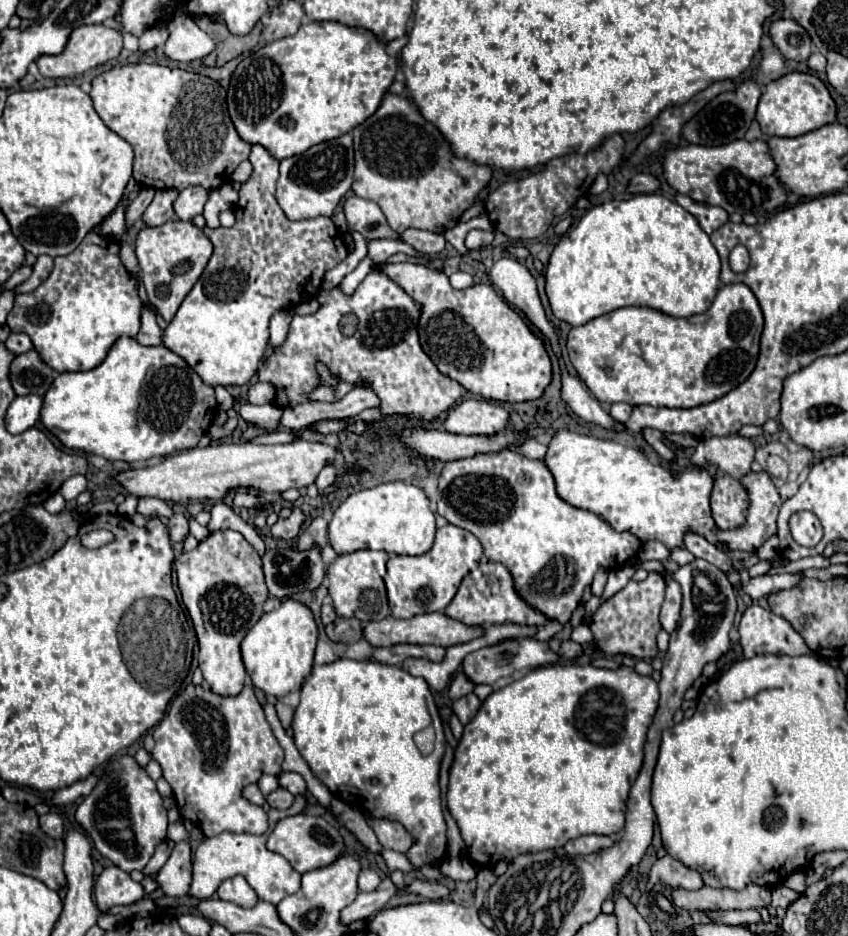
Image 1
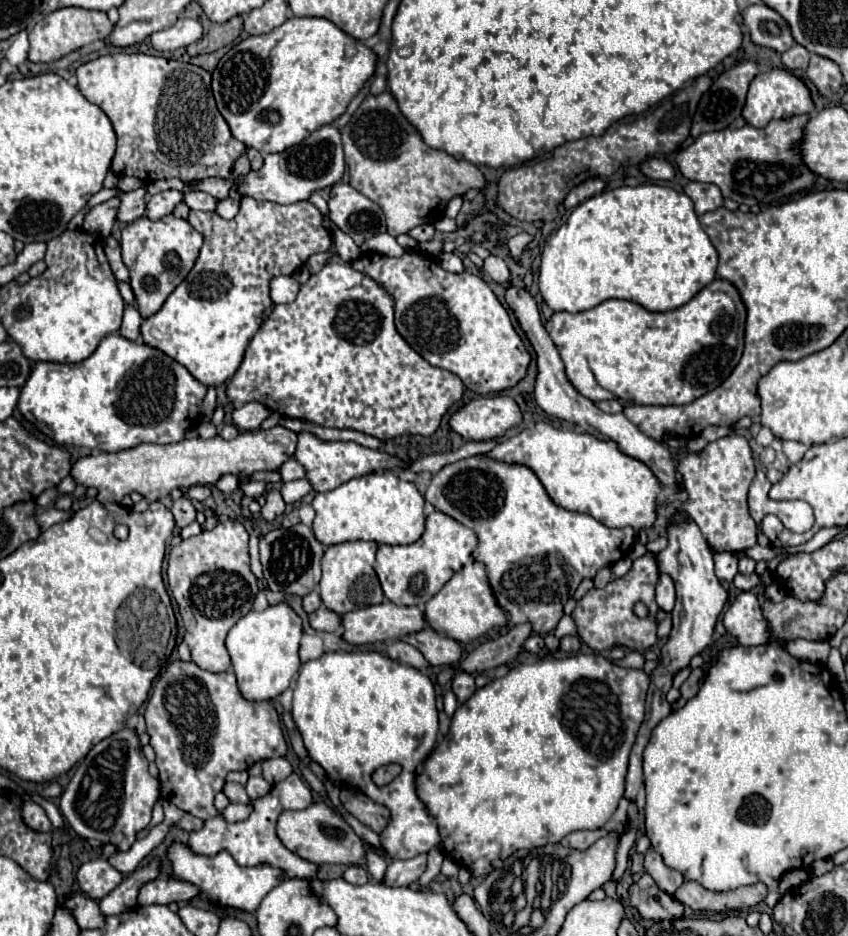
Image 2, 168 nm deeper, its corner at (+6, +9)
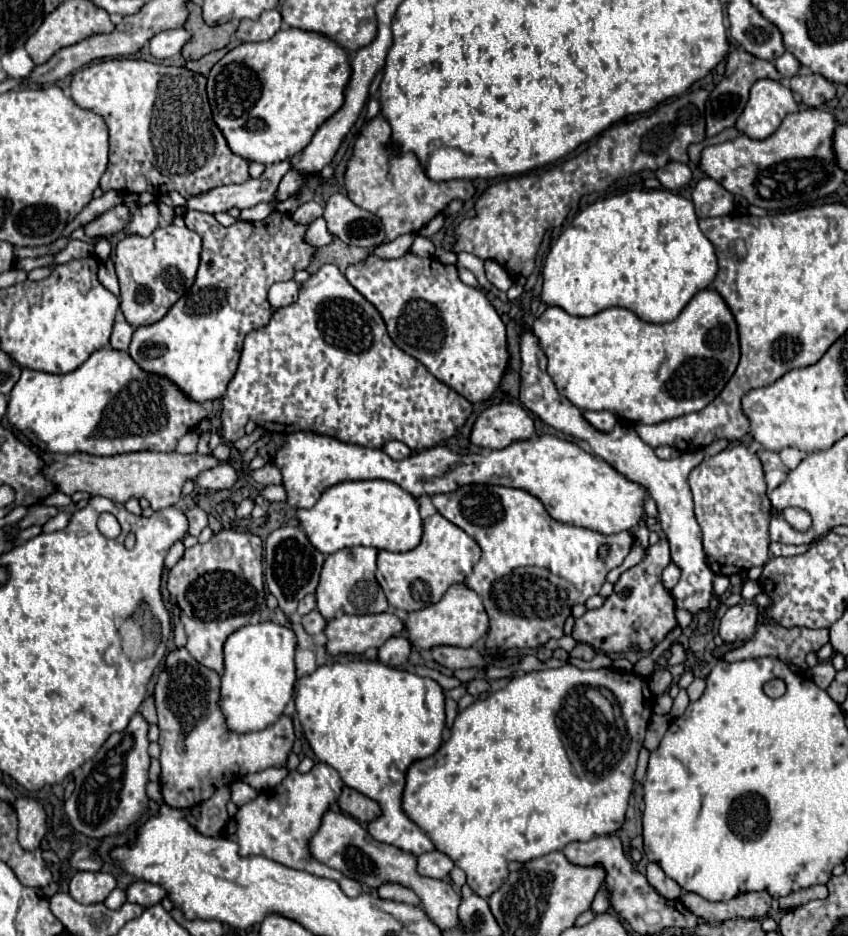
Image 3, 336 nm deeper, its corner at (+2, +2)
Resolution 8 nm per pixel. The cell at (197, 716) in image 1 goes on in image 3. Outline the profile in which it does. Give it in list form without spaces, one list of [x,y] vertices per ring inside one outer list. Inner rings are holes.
[[[185,647],[171,651],[157,675],[155,705],[161,729],[161,793],[163,801],[171,807],[191,809],[209,799],[217,791],[217,785],[227,785],[251,771],[285,767],[287,755],[291,753],[295,733],[287,715],[281,715],[263,731],[241,735],[229,731],[217,703],[219,685],[219,675],[197,663]]]

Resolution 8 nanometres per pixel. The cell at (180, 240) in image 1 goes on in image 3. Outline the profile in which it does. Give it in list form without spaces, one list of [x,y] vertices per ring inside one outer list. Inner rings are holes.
[[[185,225],[157,227],[149,237],[129,235],[117,243],[115,273],[119,277],[119,303],[129,325],[143,327],[165,317],[165,313],[191,289],[199,267],[201,237]]]

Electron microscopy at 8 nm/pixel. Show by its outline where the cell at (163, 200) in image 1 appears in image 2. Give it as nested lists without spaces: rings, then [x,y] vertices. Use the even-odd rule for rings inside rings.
[[[141,186],[133,192],[125,192],[121,196],[121,206],[119,206],[119,214],[117,220],[121,222],[135,222],[137,218],[141,218],[147,210],[147,188]]]

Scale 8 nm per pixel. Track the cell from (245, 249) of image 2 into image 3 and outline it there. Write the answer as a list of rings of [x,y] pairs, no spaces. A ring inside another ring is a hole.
[[[197,211],[185,213],[183,219],[185,225],[195,233],[199,233],[203,239],[203,253],[201,253],[197,279],[189,295],[181,297],[161,321],[153,325],[137,327],[133,331],[129,355],[143,371],[167,377],[191,401],[203,403],[203,401],[219,399],[225,393],[227,383],[233,379],[237,371],[245,335],[269,323],[273,315],[271,305],[267,301],[269,287],[277,281],[293,279],[295,271],[307,269],[317,249],[307,245],[303,239],[307,227],[293,223],[291,217],[285,213],[273,213],[273,217],[267,217],[265,221],[237,221],[231,227],[223,227],[221,223],[215,221],[213,215],[197,213]]]

